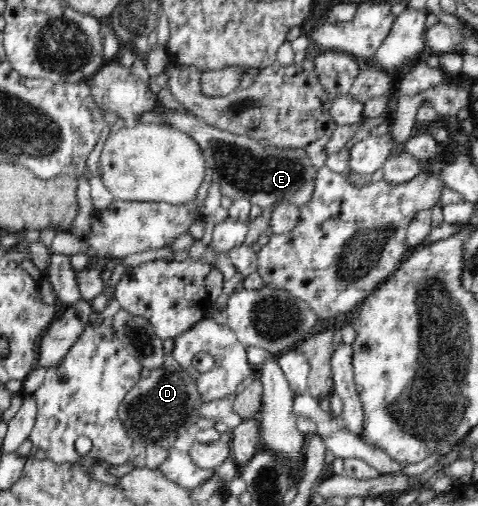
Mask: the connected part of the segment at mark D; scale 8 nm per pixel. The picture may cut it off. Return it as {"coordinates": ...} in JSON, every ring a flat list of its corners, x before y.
{"coordinates":[[167,355,164,357,163,364,156,369,151,370,151,375,141,379,129,394,123,399,122,405,119,405,118,415,123,423,127,436,135,442,143,444,145,447,150,445,160,445,166,450,173,448,173,443,187,432,196,423,201,422,200,409,204,402,202,401,200,392,196,387,194,379,179,366,179,363,172,357]]}

